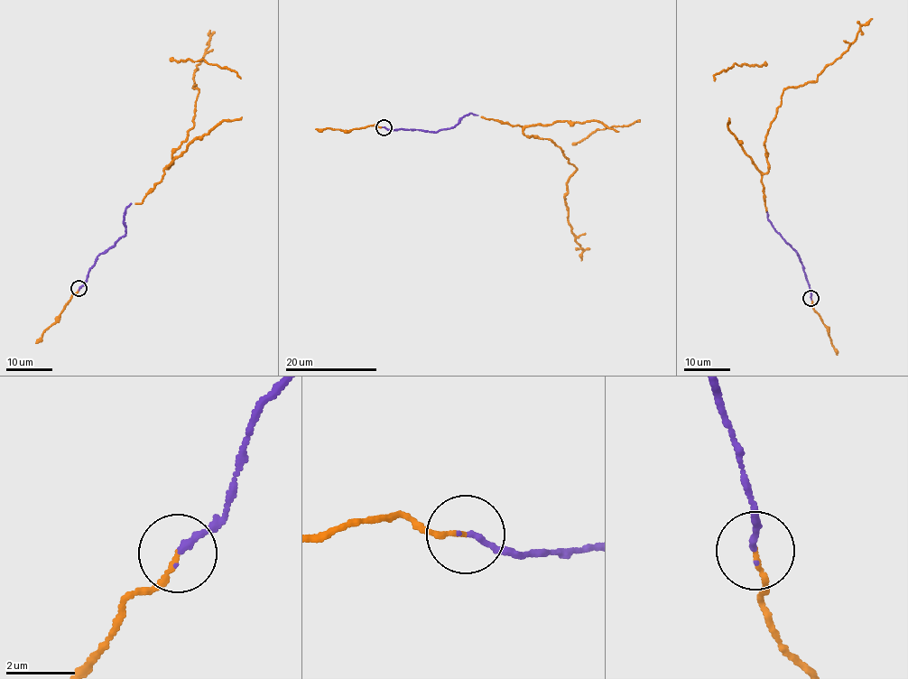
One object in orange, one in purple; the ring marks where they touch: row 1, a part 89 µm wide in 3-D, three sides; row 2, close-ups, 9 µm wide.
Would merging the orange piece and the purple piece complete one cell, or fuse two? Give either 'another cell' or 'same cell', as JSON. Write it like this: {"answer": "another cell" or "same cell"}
{"answer": "same cell"}

